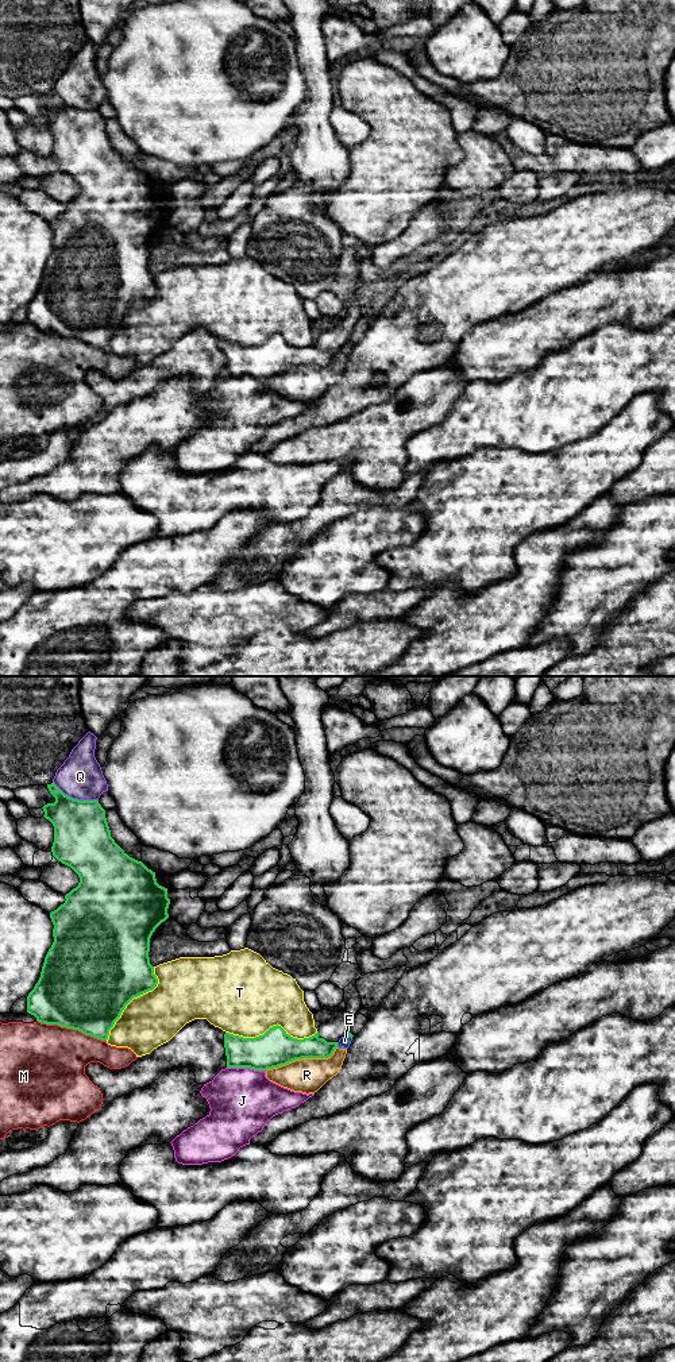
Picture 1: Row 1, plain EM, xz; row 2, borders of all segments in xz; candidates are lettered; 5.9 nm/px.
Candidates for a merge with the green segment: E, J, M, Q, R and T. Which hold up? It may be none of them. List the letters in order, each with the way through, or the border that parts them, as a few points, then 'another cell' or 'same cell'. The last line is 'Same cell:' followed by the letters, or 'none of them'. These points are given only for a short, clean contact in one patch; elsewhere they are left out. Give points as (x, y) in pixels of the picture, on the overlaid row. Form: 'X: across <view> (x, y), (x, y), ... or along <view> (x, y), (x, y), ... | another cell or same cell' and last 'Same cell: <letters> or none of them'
E: along xz (336, 1042), (338, 1046) | another cell
J: another cell
M: another cell
Q: another cell
R: another cell
T: another cell
Same cell: none of them

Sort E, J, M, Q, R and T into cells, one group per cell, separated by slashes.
E R / J / M / Q / T

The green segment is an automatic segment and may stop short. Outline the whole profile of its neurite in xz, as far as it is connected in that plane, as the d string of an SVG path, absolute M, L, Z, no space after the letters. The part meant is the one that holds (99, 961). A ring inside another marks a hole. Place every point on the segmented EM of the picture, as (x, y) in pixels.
M54 783L47 784L47 788L55 798L54 803L42 807L43 817L54 826L53 856L70 867L78 875L80 883L65 895L65 903L50 912L54 942L45 957L40 977L27 996L27 1012L40 1023L58 1025L107 1041L126 1006L158 984L148 957L150 938L169 918L170 899L167 888L157 883L155 872L130 857L111 837L105 810L99 800L73 799Z

